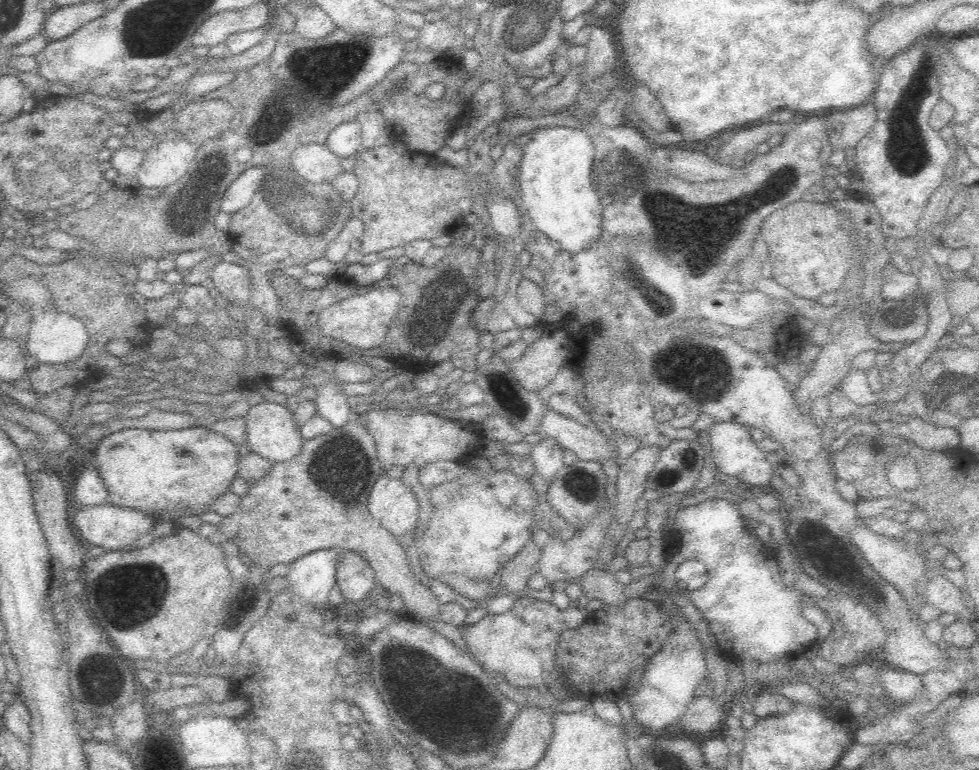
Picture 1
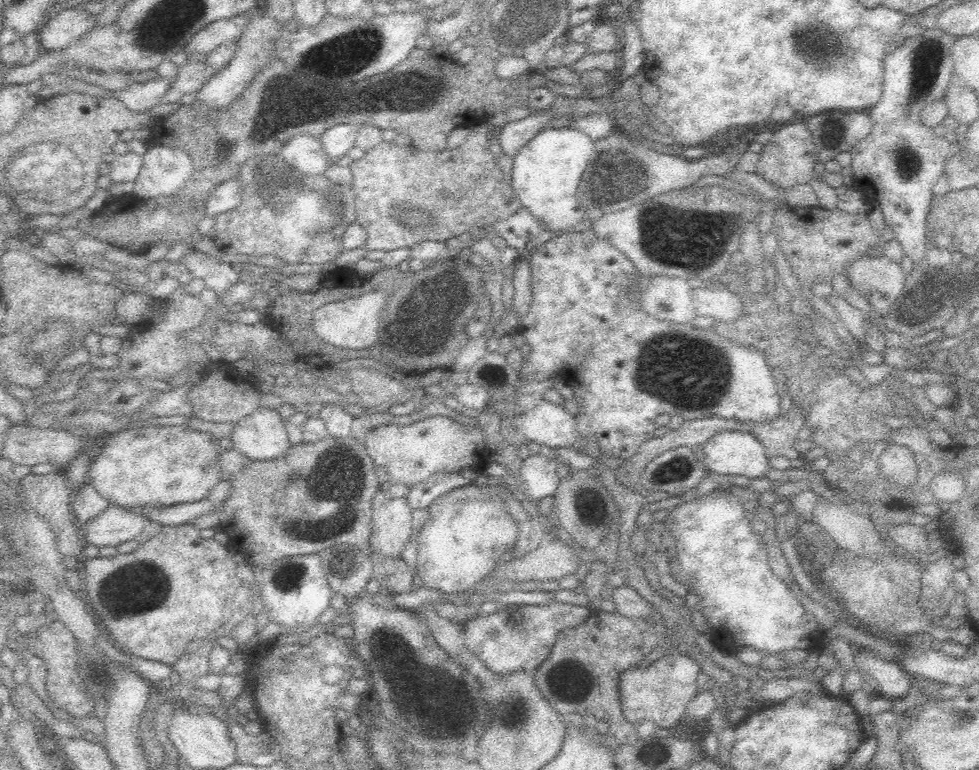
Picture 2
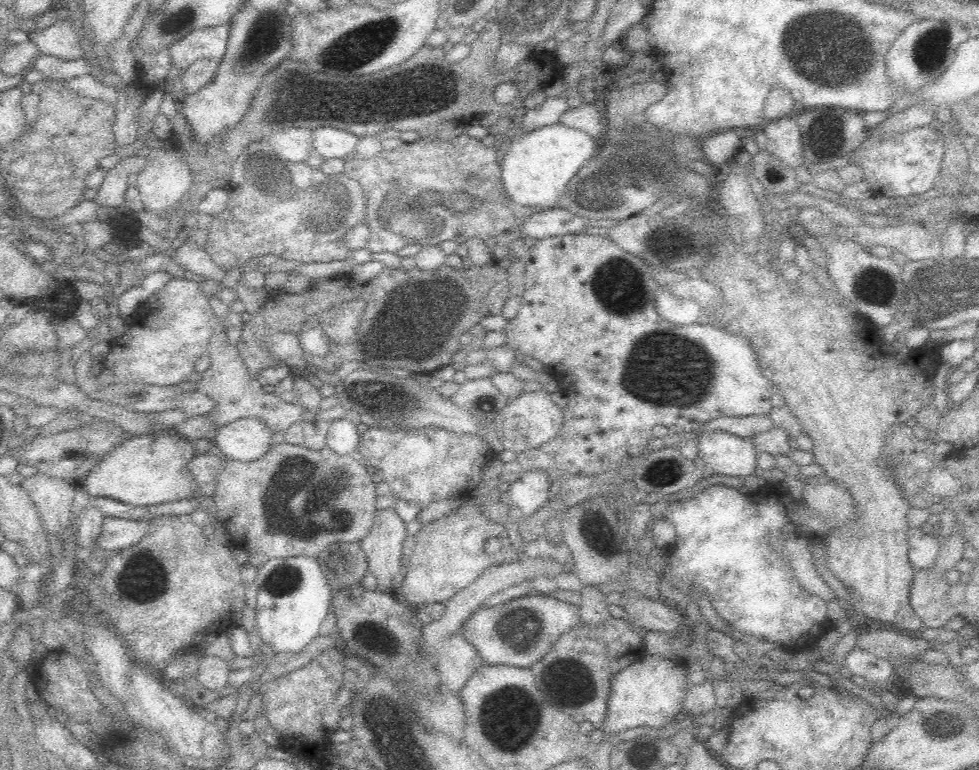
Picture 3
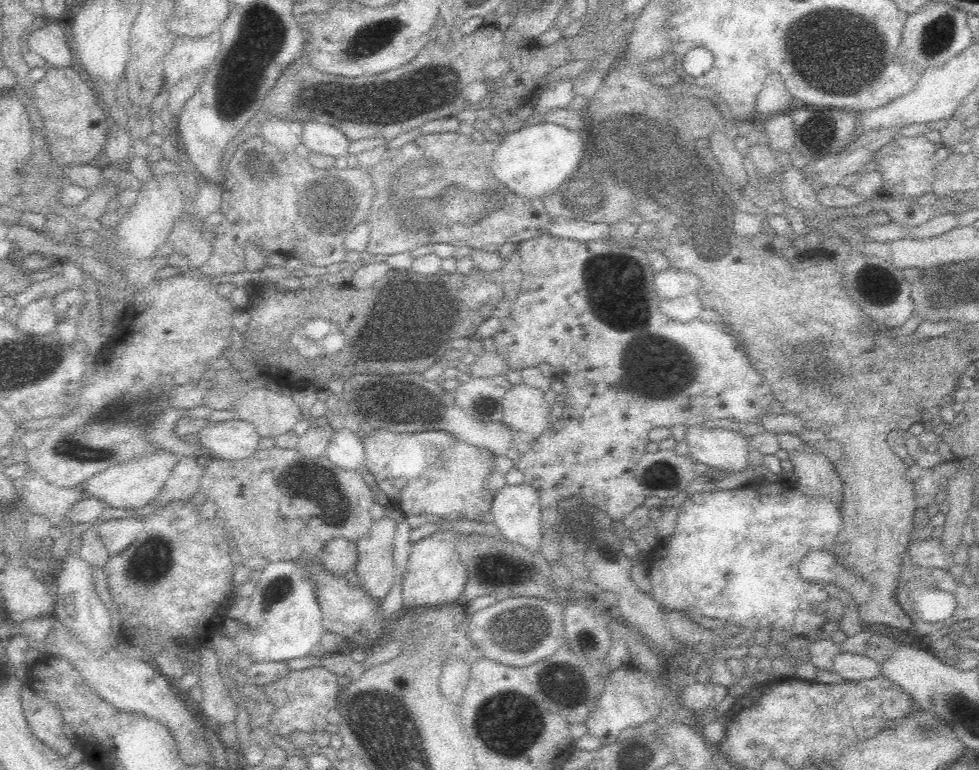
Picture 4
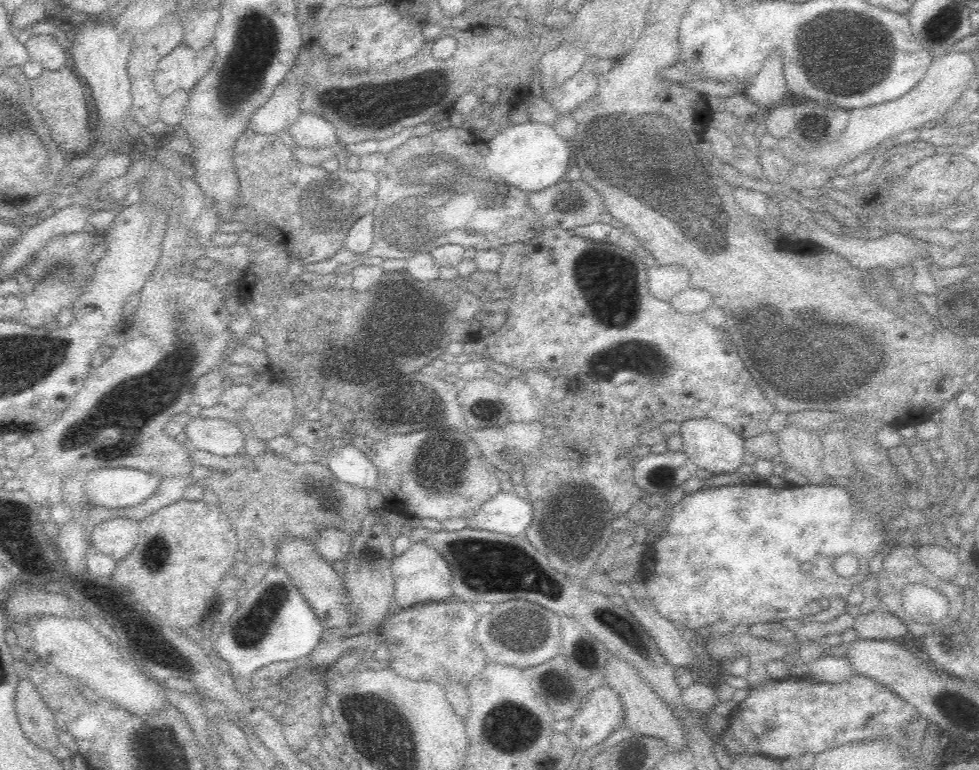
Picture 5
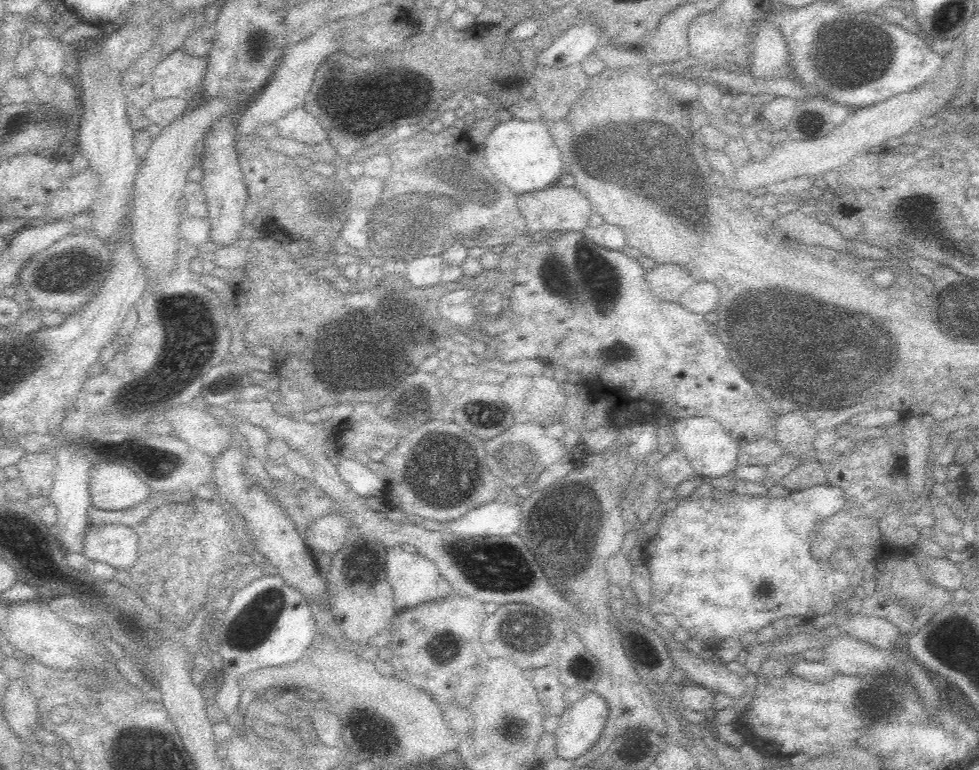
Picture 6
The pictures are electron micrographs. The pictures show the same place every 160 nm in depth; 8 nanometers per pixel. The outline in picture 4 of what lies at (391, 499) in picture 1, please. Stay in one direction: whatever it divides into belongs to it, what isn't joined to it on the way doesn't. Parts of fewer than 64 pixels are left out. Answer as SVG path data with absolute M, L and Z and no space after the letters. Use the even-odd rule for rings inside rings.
M384 516L371 524L364 538L355 541L358 555L354 571L356 583L378 602L389 593L395 578L393 536L396 527L397 522Z

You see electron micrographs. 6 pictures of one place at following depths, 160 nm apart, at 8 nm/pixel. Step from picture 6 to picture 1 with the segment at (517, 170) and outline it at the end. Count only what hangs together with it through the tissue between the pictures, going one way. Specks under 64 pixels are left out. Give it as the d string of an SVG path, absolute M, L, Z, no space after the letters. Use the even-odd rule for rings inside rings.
M580 127L541 128L531 133L531 139L522 147L522 160L516 175L516 200L518 206L528 213L531 230L538 230L568 252L580 252L602 235L602 210L598 190L592 182L594 145L590 135Z

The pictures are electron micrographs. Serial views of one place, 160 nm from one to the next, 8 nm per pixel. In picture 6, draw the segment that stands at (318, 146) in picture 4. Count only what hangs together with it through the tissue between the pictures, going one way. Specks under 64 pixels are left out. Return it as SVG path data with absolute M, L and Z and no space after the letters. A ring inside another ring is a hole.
M296 108L288 114L284 114L276 122L276 126L278 126L278 134L282 138L300 140L300 142L306 142L306 144L318 144L326 136L326 132L318 124L318 120L312 114L308 114L304 108Z

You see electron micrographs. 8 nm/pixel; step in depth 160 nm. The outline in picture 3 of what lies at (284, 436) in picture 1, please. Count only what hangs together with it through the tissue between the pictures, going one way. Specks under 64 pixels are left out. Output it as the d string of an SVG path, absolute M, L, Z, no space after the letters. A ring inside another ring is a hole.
M246 417L222 426L216 434L216 442L214 443L228 460L252 462L252 460L264 456L268 452L268 448L272 446L272 430L268 430L262 420L258 420L256 417Z

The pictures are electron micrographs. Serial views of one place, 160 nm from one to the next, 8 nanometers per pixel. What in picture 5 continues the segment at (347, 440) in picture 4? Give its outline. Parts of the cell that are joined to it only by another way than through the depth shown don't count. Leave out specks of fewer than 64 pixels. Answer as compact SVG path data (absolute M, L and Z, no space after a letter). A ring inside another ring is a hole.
M344 446L332 450L328 458L328 466L332 474L346 484L356 484L362 488L376 488L378 484L374 464L358 448Z

